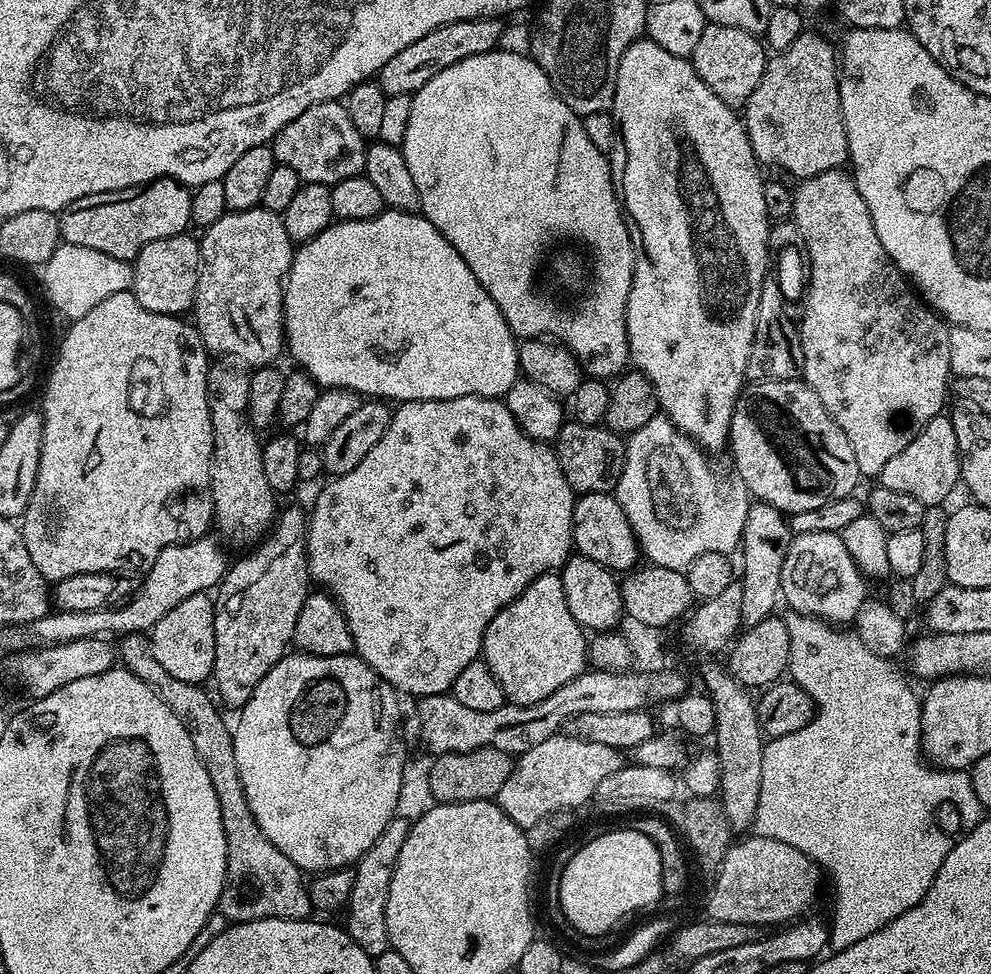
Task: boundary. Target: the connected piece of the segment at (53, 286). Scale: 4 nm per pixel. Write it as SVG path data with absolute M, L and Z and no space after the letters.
M61 243L43 265L42 272L49 302L68 322L82 318L82 314L90 314L98 302L106 302L110 294L129 291L132 286L132 264L129 261L110 258L110 254L102 254L102 250L89 250L86 246Z

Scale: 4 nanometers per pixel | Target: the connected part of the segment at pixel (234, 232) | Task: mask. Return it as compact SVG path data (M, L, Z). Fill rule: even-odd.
M257 206L250 210L242 210L241 212L227 211L222 218L218 218L218 222L214 222L208 228L203 229L200 241L200 277L198 278L198 290L196 291L196 302L194 305L194 323L205 348L213 357L229 356L237 365L243 366L248 370L255 370L273 363L272 360L279 352L283 353L286 348L284 339L284 282L288 279L288 271L292 265L292 257L294 255L294 245L290 234L286 234L286 226L284 225L284 217L279 212L272 212L269 208Z

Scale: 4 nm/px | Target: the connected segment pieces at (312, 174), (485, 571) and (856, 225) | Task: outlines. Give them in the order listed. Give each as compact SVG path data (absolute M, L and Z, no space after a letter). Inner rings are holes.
M327 100L310 106L306 114L298 114L294 122L282 126L270 141L270 147L277 164L290 166L306 184L334 185L346 178L361 175L364 170L364 150L366 141L354 130L350 114L346 114L340 100Z
M467 396L445 400L406 400L393 411L386 434L346 474L329 479L329 484L316 496L307 517L307 554L311 579L323 591L331 594L344 611L350 634L354 638L354 652L376 671L385 685L405 697L443 696L451 689L454 678L481 655L486 626L510 602L514 602L538 578L547 572L564 567L573 555L572 531L574 506L578 496L573 492L562 466L558 466L555 447L551 443L530 438L510 414L507 403L494 396Z
M835 168L822 174L805 176L797 184L800 185L795 185L792 193L791 219L796 220L796 228L800 231L801 238L799 237L799 239L802 241L808 265L808 286L804 290L802 301L804 309L800 312L800 320L798 316L802 362L804 363L802 379L810 386L810 390L814 390L814 394L818 394L818 399L822 401L822 406L826 406L830 418L834 418L834 422L838 422L842 434L846 434L846 439L850 441L850 446L854 449L854 458L858 462L861 477L876 478L879 477L882 466L886 466L886 462L890 462L890 458L894 458L894 454L898 454L898 450L906 447L919 434L922 426L926 426L926 422L930 422L930 418L939 416L945 411L944 399L950 396L950 377L953 375L950 366L949 325L917 295L911 283L901 274L898 266L890 258L890 254L886 254L882 242L878 242L874 222L866 210L866 202L862 202L862 194L858 194L856 181L847 171Z

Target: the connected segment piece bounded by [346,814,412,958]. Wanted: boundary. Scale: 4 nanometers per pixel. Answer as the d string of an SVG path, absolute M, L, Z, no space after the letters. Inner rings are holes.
M403 814L393 816L386 830L374 838L374 846L362 854L362 858L354 865L356 877L354 878L354 890L350 890L348 907L348 924L346 931L362 950L370 957L378 957L383 952L389 951L388 931L386 930L386 898L390 894L390 878L394 874L394 866L398 862L398 854L402 854L402 845L406 843L406 834L412 829L409 817Z

